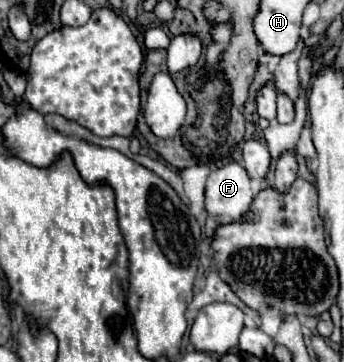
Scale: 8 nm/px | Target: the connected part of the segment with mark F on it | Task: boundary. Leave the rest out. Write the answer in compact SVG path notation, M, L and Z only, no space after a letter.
M229 161L223 167L217 167L207 177L205 187L207 213L227 217L223 221L243 219L249 211L251 199L253 199L251 179L237 161Z

